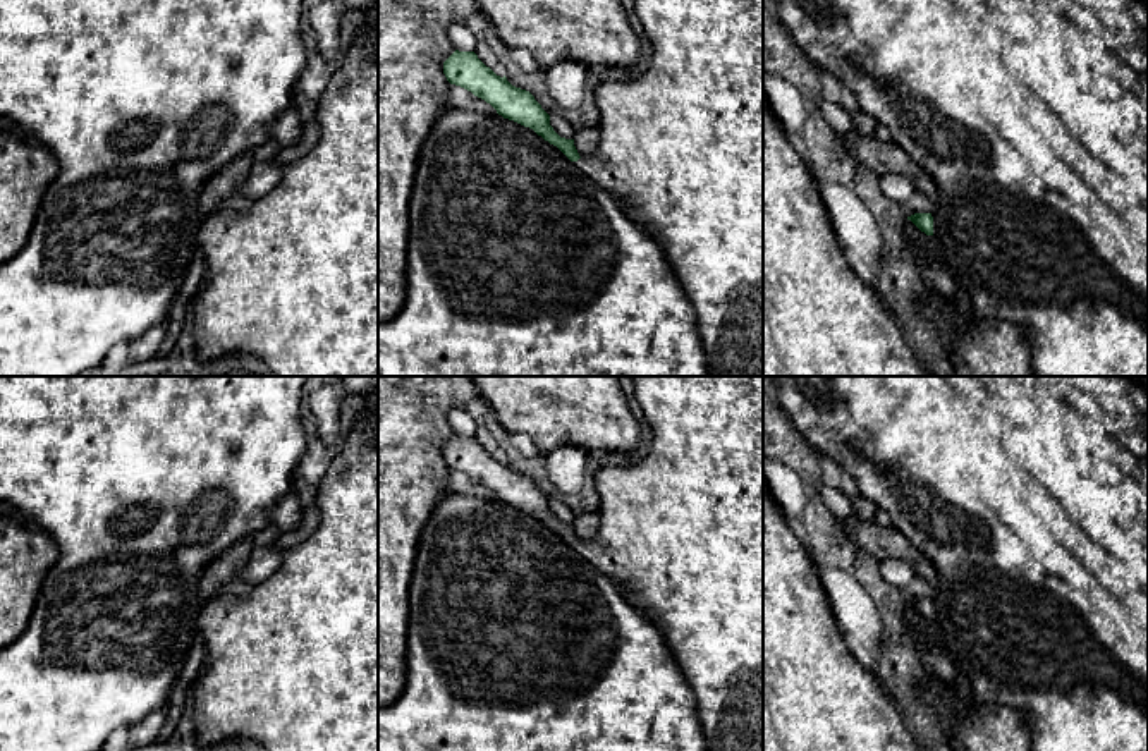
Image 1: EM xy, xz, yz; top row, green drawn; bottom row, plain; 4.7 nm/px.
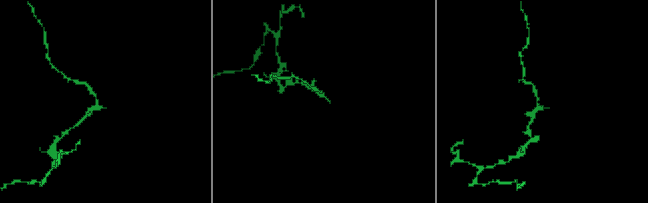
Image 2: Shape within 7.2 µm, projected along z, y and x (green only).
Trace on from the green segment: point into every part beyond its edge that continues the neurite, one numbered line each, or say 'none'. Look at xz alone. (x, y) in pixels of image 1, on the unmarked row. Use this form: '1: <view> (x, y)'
1: xz (681, 531)

